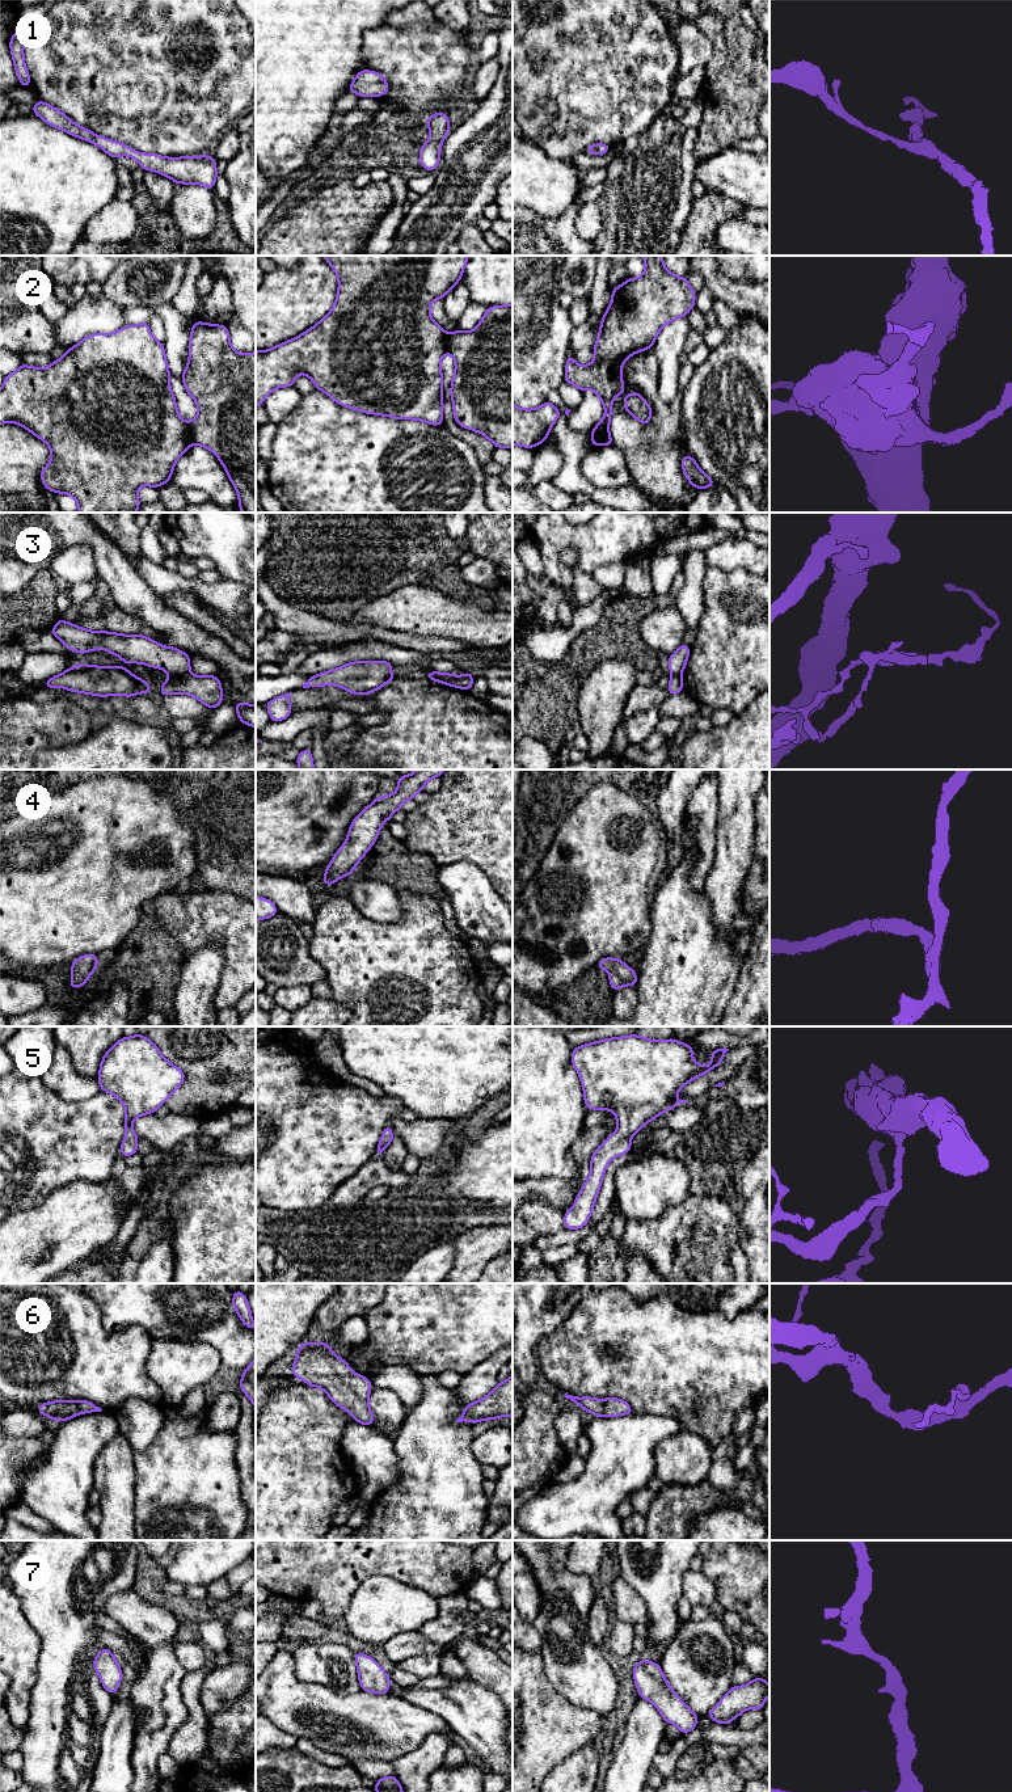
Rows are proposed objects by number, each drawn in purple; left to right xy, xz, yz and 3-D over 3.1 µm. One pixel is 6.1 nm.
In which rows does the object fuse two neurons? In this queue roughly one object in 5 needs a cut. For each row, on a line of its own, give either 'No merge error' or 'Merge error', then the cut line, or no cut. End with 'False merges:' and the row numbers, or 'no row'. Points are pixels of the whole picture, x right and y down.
1: No merge error. No split
2: Merge error. Split along xy (188, 424), (193, 443)
3: Merge error. Split along xy (189, 671), (182, 675), (171, 677)
4: No merge error. No split
5: No merge error. No split
6: No merge error. No split
7: No merge error. No split
False merges: 2, 3

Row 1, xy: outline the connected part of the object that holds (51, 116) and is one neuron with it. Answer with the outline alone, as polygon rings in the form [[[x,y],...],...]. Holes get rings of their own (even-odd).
[[[38,100],[31,109],[34,114],[47,125],[98,146],[114,159],[126,155],[136,160],[144,170],[152,170],[166,176],[176,184],[198,184],[210,190],[214,190],[215,187],[218,177],[216,160],[210,155],[164,157],[155,153],[136,152],[123,143],[98,136],[90,130],[77,126],[64,113],[41,100]]]

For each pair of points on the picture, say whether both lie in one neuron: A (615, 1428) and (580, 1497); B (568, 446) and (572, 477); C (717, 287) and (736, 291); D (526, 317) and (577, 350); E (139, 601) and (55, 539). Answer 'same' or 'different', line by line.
A: same
B: same
C: same
D: different
E: same

